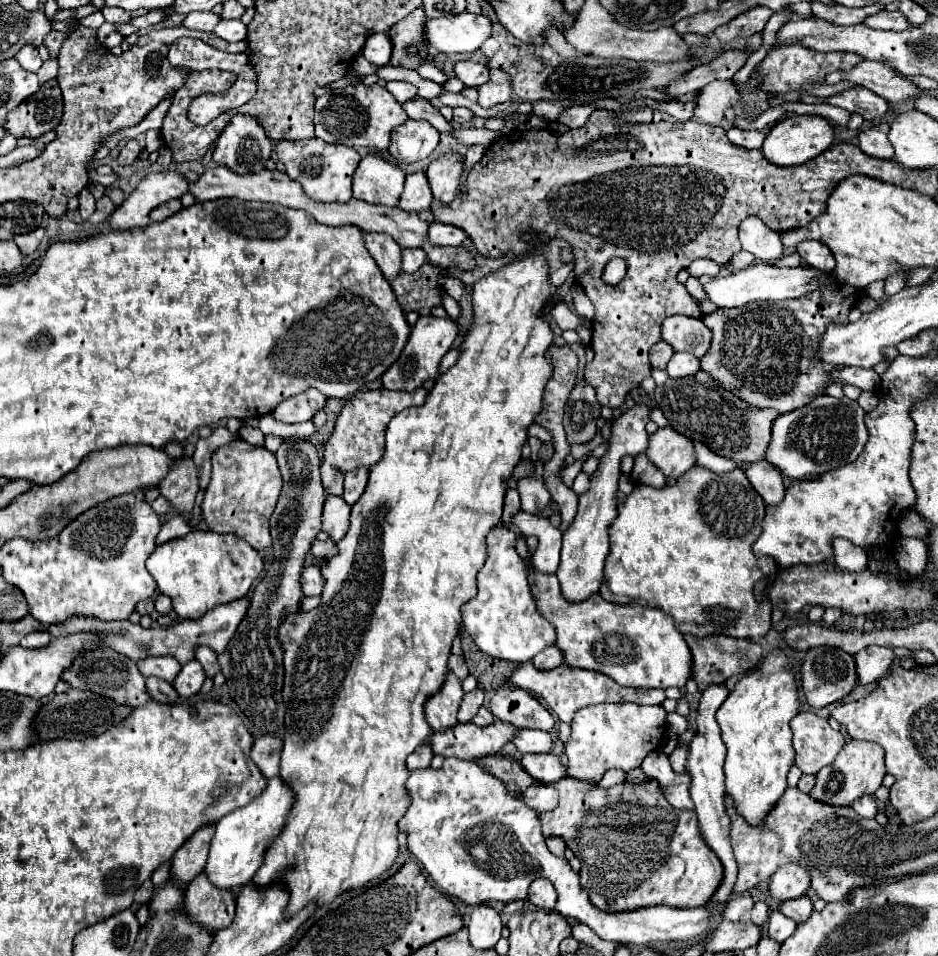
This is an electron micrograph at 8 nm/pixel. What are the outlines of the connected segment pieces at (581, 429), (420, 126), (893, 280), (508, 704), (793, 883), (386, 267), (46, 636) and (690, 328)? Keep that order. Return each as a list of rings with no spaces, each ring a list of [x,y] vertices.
[[[578,382],[566,402],[564,428],[570,444],[590,442],[596,434],[596,422],[600,418],[600,402],[590,384]]]
[[[408,118],[402,126],[394,128],[388,150],[402,162],[418,162],[430,156],[430,152],[438,146],[438,140],[440,132],[428,120]]]
[[[896,272],[894,276],[890,276],[888,280],[886,280],[886,286],[884,286],[884,294],[886,296],[894,296],[896,292],[900,292],[904,286],[906,286],[906,278],[908,278],[908,274],[906,272]]]
[[[502,686],[490,700],[490,712],[516,728],[536,728],[536,730],[552,730],[554,718],[552,714],[526,690]]]
[[[786,864],[772,874],[768,882],[768,892],[774,900],[784,902],[784,900],[794,900],[804,896],[808,886],[810,886],[808,870],[798,864]]]
[[[366,234],[364,244],[388,280],[402,272],[400,246],[388,234]]]
[[[36,630],[36,632],[26,634],[26,636],[20,640],[20,646],[22,646],[22,648],[40,648],[40,646],[46,646],[50,640],[52,640],[50,632],[46,632],[46,630]]]
[[[670,316],[662,324],[662,340],[674,350],[684,350],[696,358],[702,358],[712,344],[712,332],[700,318]]]

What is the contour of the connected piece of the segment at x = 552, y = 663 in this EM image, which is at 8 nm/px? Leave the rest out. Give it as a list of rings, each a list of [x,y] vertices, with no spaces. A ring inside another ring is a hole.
[[[550,646],[550,648],[542,650],[540,654],[536,654],[532,658],[532,664],[538,670],[552,670],[552,668],[558,668],[560,664],[564,664],[564,658],[562,658],[562,652],[556,646]]]

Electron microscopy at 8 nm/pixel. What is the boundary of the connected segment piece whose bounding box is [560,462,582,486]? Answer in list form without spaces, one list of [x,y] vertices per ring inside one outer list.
[[[574,462],[572,466],[566,466],[566,468],[562,468],[562,480],[564,480],[564,484],[566,486],[572,486],[572,482],[574,482],[574,478],[580,474],[580,468],[582,468],[582,462]]]

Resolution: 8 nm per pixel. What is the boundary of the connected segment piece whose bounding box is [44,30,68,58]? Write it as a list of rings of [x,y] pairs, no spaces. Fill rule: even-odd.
[[[52,30],[52,32],[44,38],[44,44],[46,44],[46,48],[50,50],[50,56],[52,56],[52,58],[56,58],[56,56],[58,56],[58,50],[60,50],[62,42],[66,40],[66,36],[68,36],[68,34],[62,34],[62,32]]]

